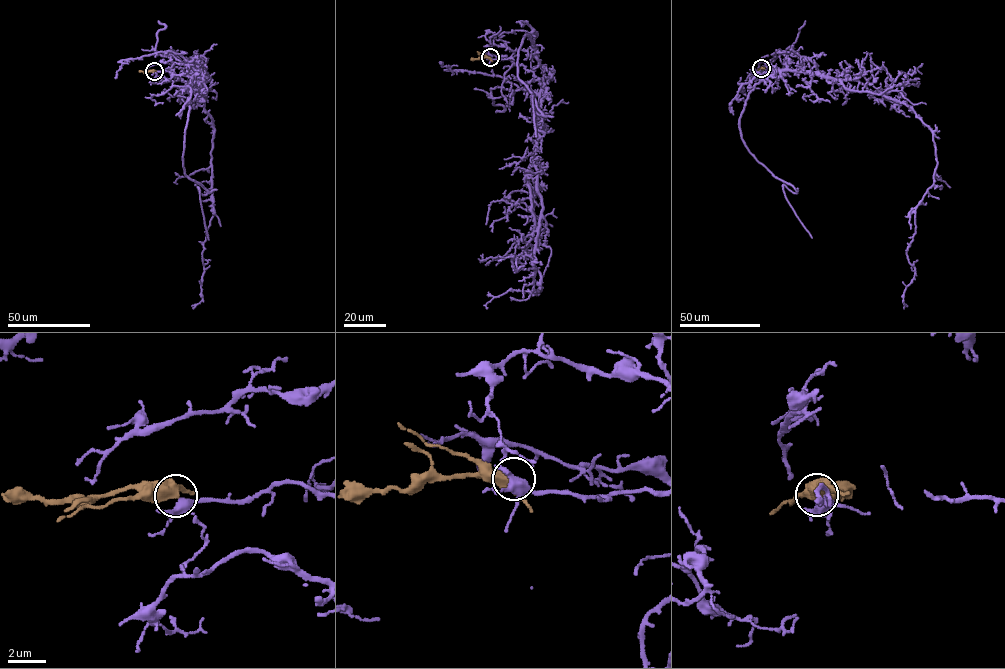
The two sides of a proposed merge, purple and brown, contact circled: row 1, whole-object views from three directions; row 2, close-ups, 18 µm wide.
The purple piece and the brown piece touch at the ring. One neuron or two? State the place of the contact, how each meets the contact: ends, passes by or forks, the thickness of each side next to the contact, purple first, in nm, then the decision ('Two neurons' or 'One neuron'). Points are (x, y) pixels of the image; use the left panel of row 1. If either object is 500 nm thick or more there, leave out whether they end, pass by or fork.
Place: (154, 71). Thickness 380 nm (purple) against 500 nm. Two neurons

